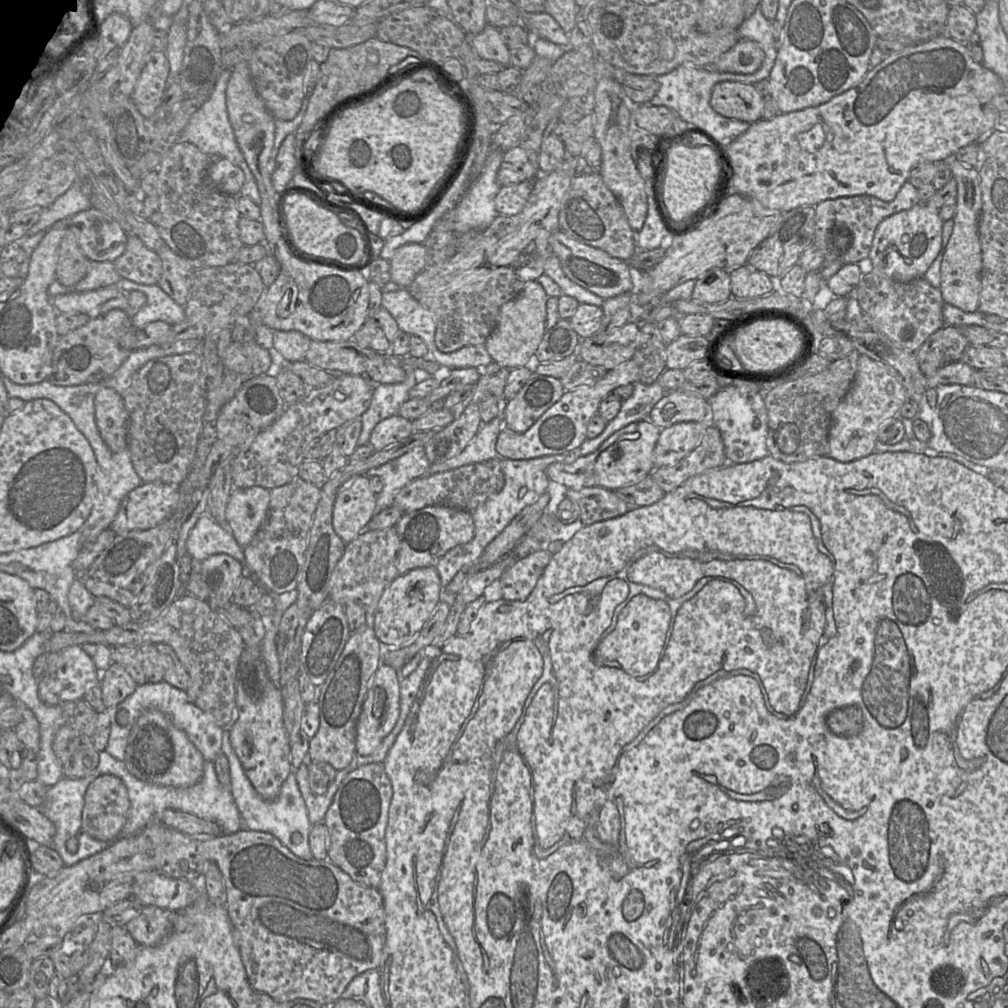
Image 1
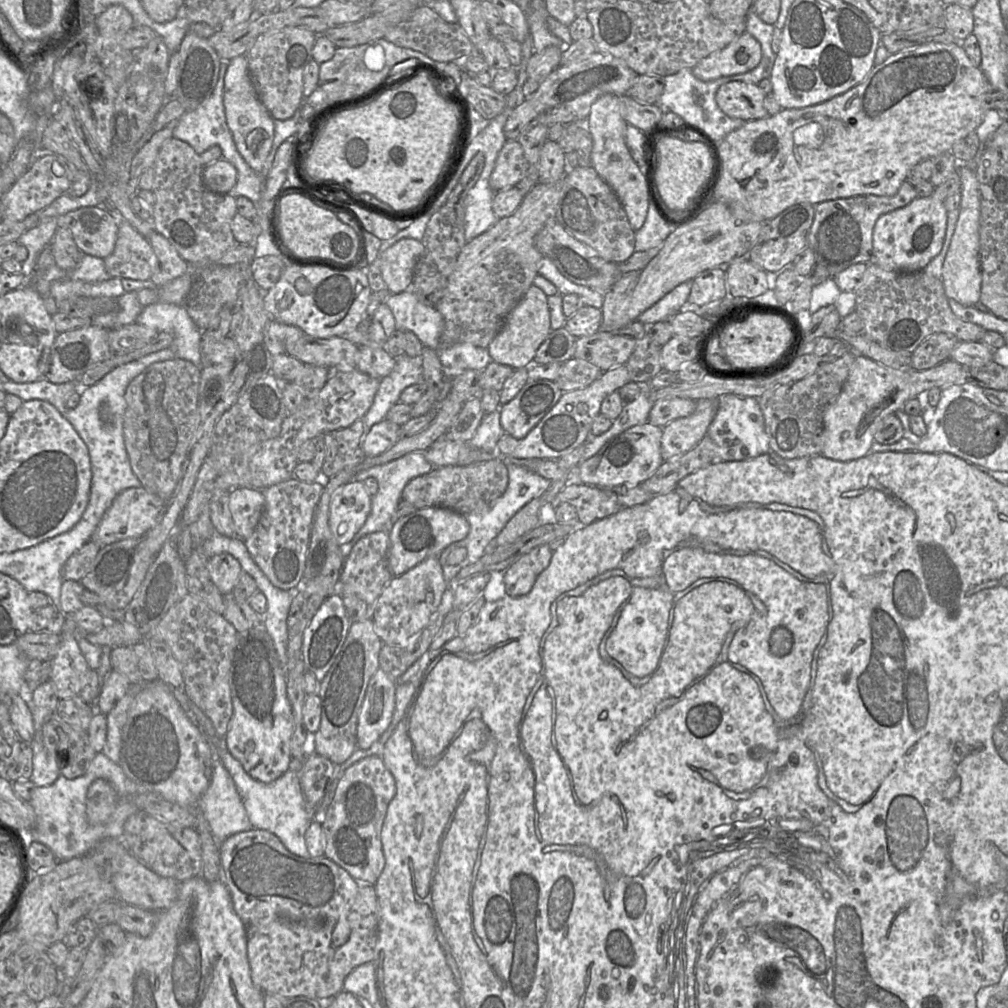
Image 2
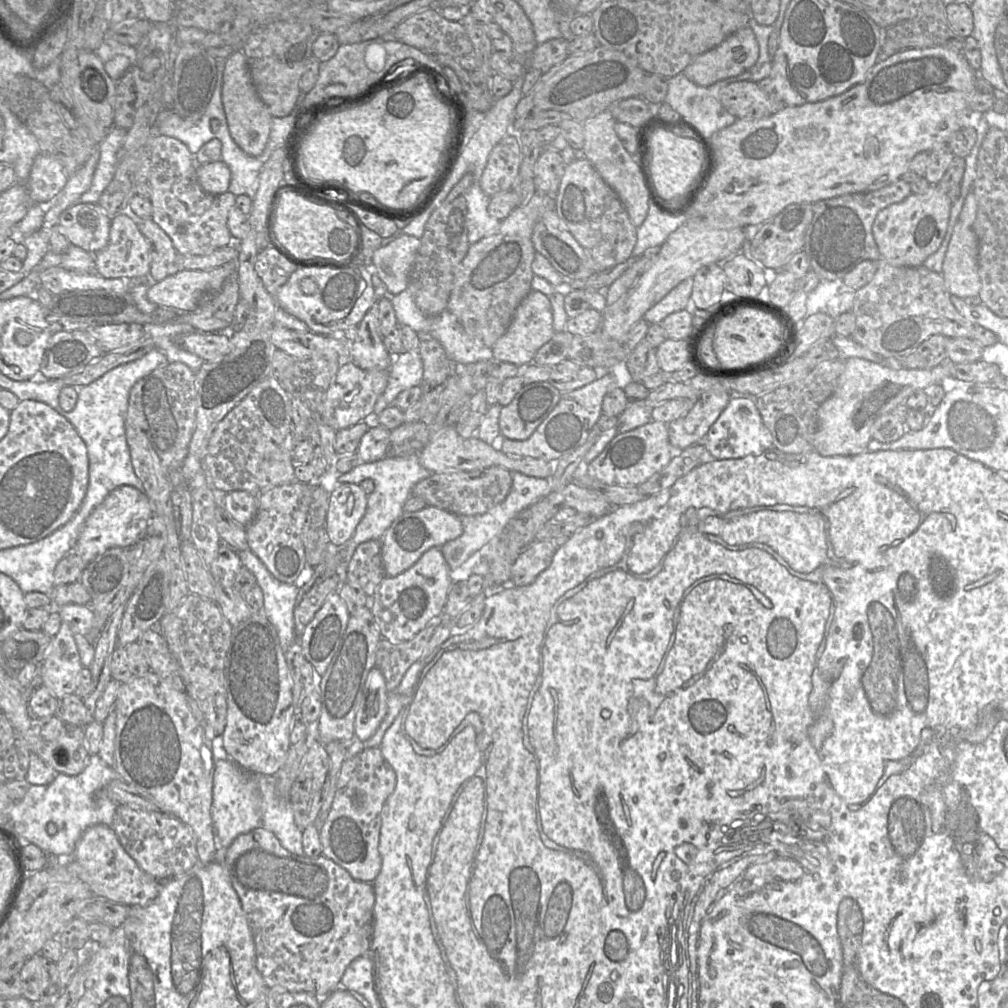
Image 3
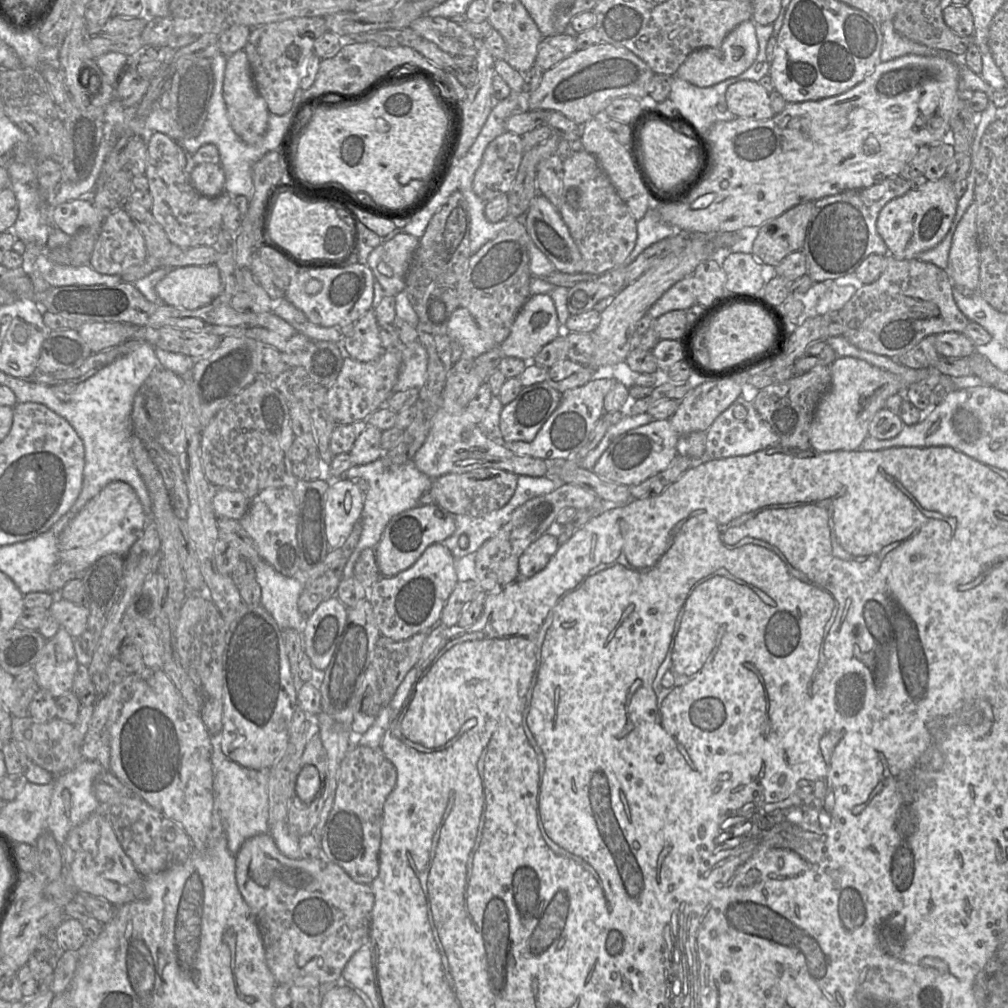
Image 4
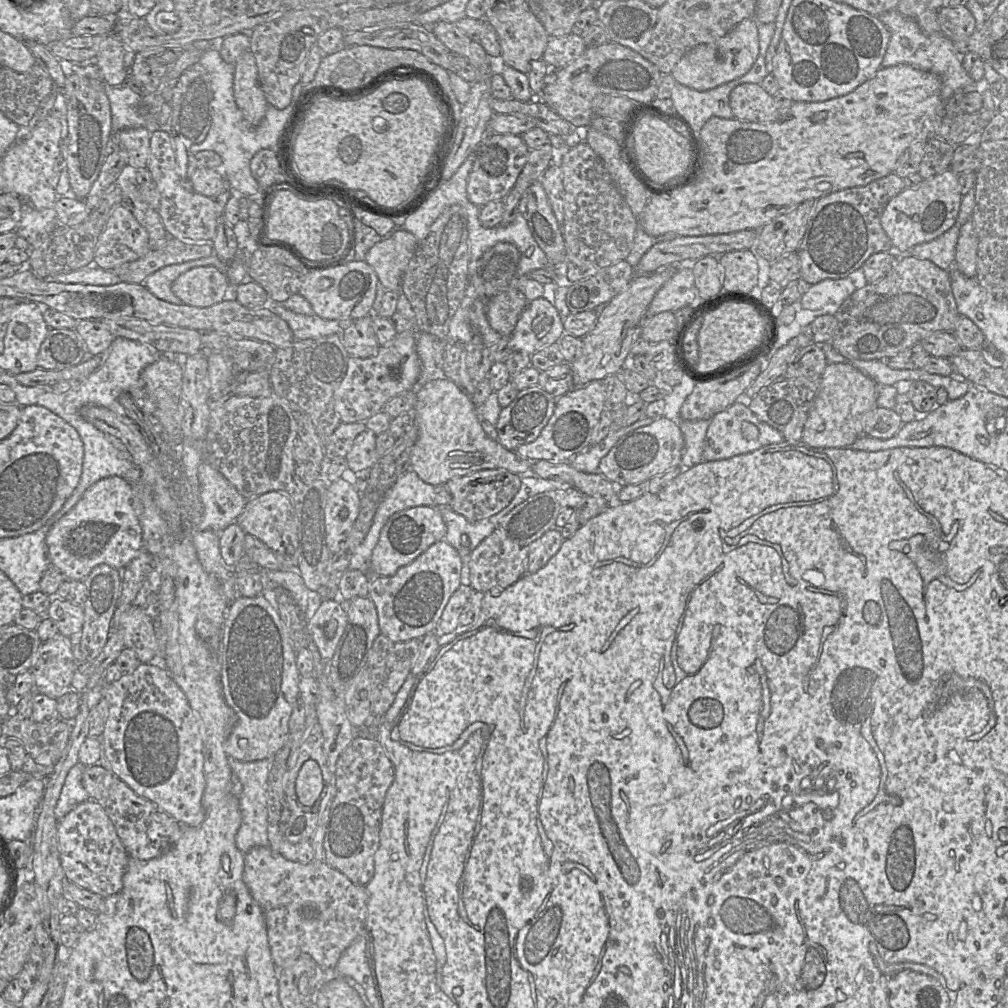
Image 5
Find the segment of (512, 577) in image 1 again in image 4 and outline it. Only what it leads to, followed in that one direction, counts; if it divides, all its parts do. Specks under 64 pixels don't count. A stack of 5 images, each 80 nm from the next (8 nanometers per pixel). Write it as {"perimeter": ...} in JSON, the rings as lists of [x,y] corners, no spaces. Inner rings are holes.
{"perimeter":[[[548,531],[532,542],[519,558],[519,579],[530,579],[550,562],[559,548],[554,531]]]}

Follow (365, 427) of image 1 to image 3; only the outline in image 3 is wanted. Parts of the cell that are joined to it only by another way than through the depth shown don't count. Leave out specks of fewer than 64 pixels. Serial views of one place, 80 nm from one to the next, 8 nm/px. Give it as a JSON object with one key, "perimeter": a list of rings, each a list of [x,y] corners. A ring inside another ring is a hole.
{"perimeter":[[[403,351],[394,356],[389,368],[388,383],[378,397],[373,413],[363,421],[376,421],[376,417],[389,405],[393,405],[398,394],[413,386],[419,386],[423,377],[423,364],[418,351]]]}

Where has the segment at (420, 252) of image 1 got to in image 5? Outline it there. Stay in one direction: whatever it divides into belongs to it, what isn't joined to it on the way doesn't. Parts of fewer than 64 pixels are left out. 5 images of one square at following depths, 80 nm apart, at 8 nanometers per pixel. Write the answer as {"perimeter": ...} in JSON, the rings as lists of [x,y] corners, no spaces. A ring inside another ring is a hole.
{"perimeter":[[[400,230],[368,251],[365,262],[374,269],[385,290],[400,290],[402,276],[417,245],[411,232]]]}

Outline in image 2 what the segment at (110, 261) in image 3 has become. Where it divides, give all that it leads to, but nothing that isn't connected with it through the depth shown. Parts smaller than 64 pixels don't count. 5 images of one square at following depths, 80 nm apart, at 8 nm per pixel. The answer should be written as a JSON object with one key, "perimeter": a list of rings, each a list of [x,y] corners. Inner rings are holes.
{"perimeter":[[[119,219],[114,251],[104,258],[110,277],[149,280],[153,274],[154,250],[147,237],[127,221]]]}

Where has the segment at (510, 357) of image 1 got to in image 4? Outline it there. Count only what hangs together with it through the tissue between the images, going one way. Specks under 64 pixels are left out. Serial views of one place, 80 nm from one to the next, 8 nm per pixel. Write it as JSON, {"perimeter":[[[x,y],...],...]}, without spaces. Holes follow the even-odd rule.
{"perimeter":[[[549,294],[531,295],[517,314],[509,336],[499,345],[505,357],[533,360],[543,346],[563,333]]]}

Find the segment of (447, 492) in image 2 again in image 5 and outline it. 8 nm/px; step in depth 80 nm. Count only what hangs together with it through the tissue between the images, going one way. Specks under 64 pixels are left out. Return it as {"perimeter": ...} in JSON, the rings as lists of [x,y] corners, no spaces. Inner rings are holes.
{"perimeter":[[[485,469],[452,478],[445,485],[452,496],[450,508],[470,522],[478,522],[499,513],[509,505],[520,489],[521,476],[506,469]]]}

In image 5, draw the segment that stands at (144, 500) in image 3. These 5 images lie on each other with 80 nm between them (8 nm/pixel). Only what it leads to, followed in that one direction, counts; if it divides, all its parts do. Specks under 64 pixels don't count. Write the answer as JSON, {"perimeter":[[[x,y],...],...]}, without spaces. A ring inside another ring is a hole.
{"perimeter":[[[119,476],[101,479],[88,488],[77,504],[46,535],[47,555],[51,566],[59,569],[66,580],[81,581],[99,564],[108,564],[122,570],[143,548],[142,527],[133,499],[134,487]]]}

